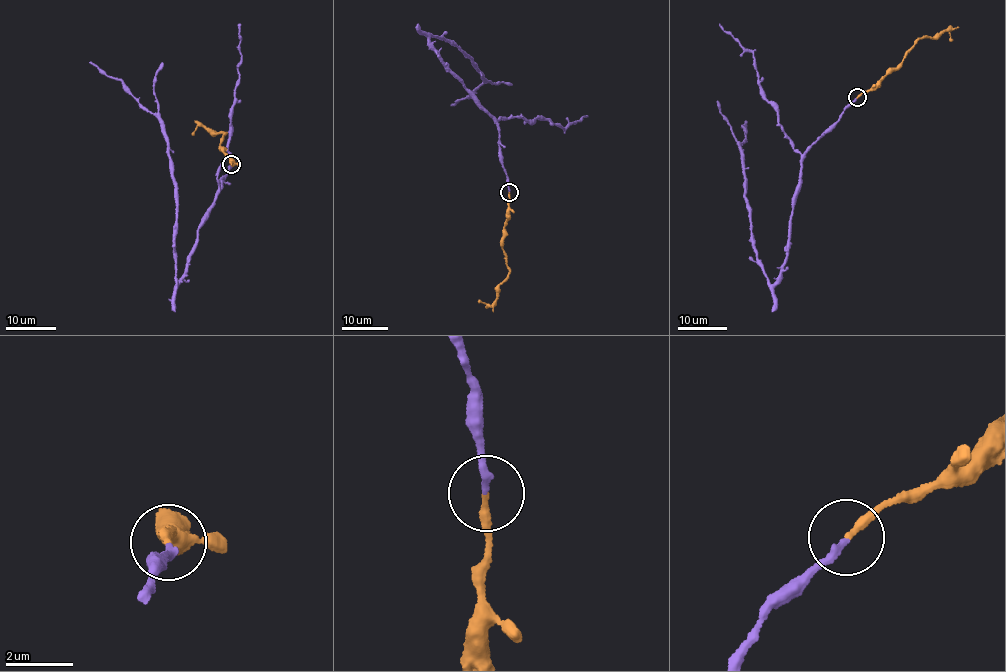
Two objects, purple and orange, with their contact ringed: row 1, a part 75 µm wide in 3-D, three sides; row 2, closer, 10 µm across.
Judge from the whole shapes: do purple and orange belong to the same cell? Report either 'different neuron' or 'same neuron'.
same neuron

